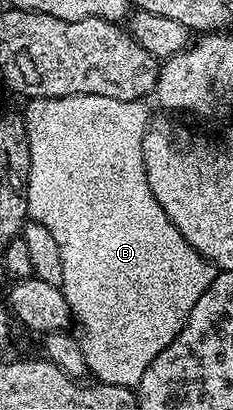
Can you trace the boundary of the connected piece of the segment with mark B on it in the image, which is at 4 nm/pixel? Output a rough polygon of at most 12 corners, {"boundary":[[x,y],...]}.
{"boundary":[[36,95],[27,214],[87,371],[134,389],[217,269],[161,210],[147,104]]}

